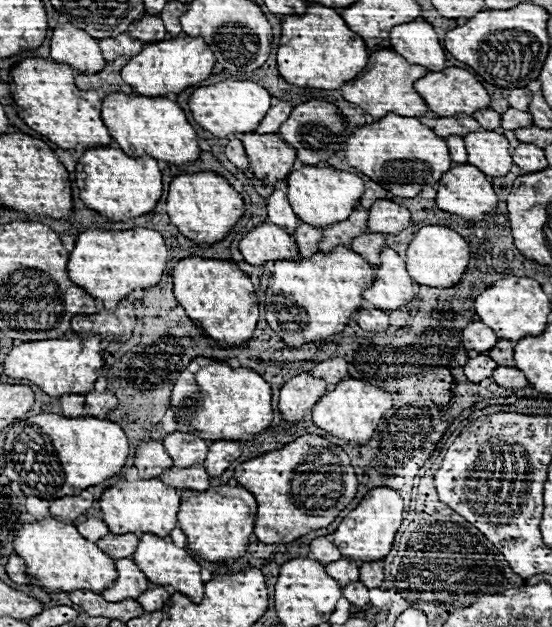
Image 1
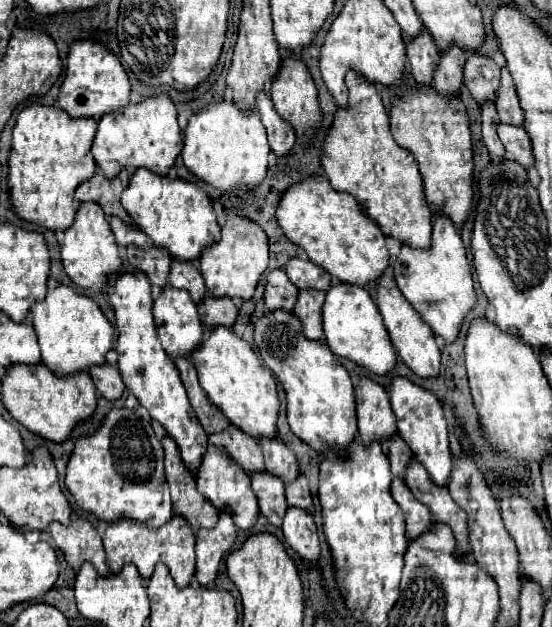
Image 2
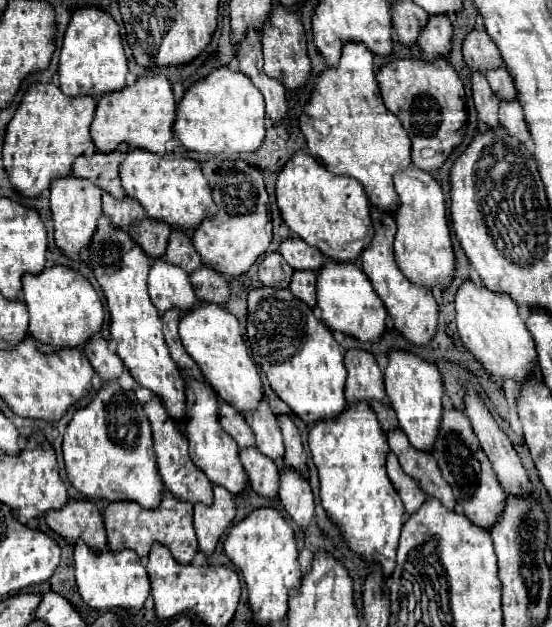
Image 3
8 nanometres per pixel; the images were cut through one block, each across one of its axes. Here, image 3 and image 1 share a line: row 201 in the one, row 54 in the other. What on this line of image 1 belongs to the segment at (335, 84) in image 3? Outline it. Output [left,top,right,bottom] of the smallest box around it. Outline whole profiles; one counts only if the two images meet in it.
[340,50,428,120]

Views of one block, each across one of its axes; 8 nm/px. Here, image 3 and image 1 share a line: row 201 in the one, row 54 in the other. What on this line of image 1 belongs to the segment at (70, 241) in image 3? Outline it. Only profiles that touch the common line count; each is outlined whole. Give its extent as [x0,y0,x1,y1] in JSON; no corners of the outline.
[50,22,104,72]

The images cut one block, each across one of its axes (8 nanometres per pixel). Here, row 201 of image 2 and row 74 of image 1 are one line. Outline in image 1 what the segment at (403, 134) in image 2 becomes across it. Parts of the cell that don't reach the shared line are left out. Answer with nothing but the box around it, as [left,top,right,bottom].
[414,68,490,116]

